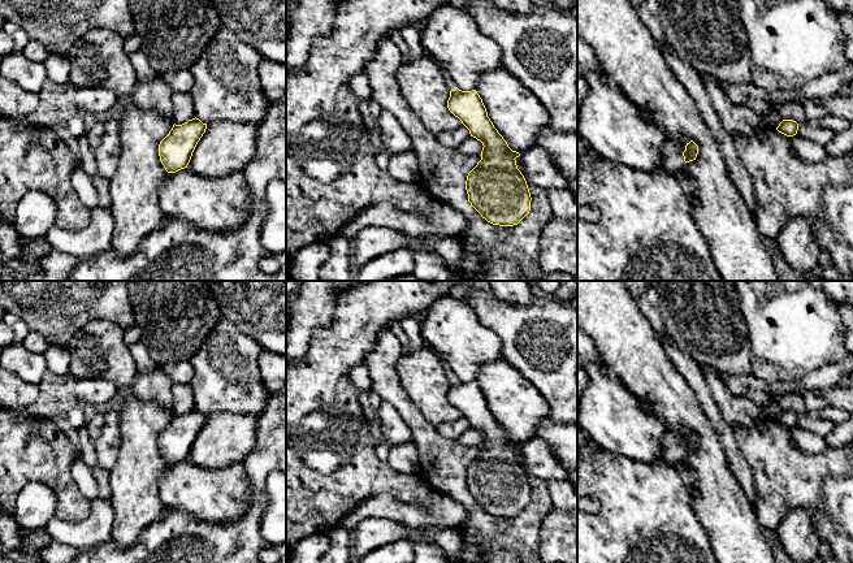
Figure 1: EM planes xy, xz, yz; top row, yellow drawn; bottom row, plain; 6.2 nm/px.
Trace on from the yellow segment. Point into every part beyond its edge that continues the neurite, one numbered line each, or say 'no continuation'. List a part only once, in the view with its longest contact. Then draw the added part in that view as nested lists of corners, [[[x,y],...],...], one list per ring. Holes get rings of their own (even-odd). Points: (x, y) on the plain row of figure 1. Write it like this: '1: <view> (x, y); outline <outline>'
1: yz (672, 451); outline [[[667,434],[662,441],[661,456],[664,464],[674,465],[685,456],[684,447],[674,434]]]

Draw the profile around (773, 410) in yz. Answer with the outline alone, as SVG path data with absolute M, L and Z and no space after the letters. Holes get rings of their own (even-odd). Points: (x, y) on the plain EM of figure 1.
M770 402L768 404L762 407L762 417L776 420L779 415L783 412L779 403Z

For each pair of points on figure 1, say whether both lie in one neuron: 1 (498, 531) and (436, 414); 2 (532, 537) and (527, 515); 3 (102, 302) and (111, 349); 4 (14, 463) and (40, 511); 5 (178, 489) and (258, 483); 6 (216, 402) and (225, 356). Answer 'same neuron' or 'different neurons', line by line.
1: different neurons
2: same neuron
3: different neurons
4: different neurons
5: different neurons
6: same neuron

